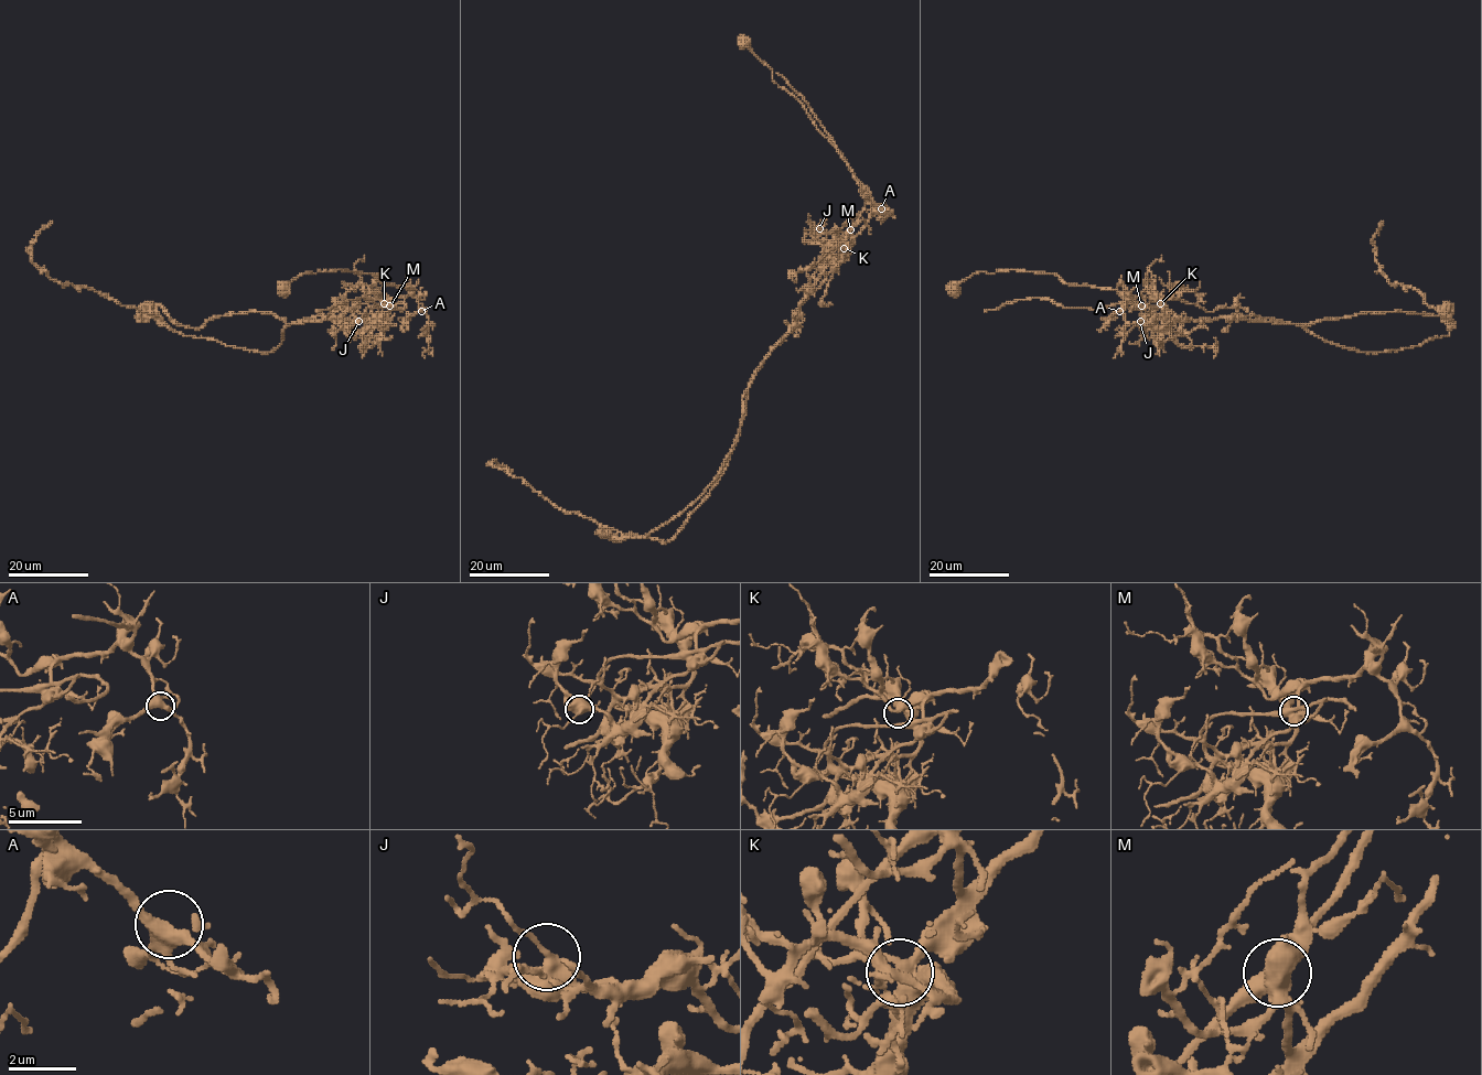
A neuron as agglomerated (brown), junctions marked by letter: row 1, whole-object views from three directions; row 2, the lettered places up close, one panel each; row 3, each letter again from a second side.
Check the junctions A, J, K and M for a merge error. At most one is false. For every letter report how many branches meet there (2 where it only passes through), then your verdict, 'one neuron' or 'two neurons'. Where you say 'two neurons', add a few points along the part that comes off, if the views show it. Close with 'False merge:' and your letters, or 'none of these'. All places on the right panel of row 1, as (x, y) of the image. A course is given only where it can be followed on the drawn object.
A: branches 4; one neuron
J: branches 4; one neuron
K: branches 4; one neuron
M: branches 4; two neurons; course (1140, 307), (1164, 307), (1182, 319), (1295, 324), (1405, 311), (1449, 318), (1451, 329), (1451, 307), (1441, 321)
False merge: M

